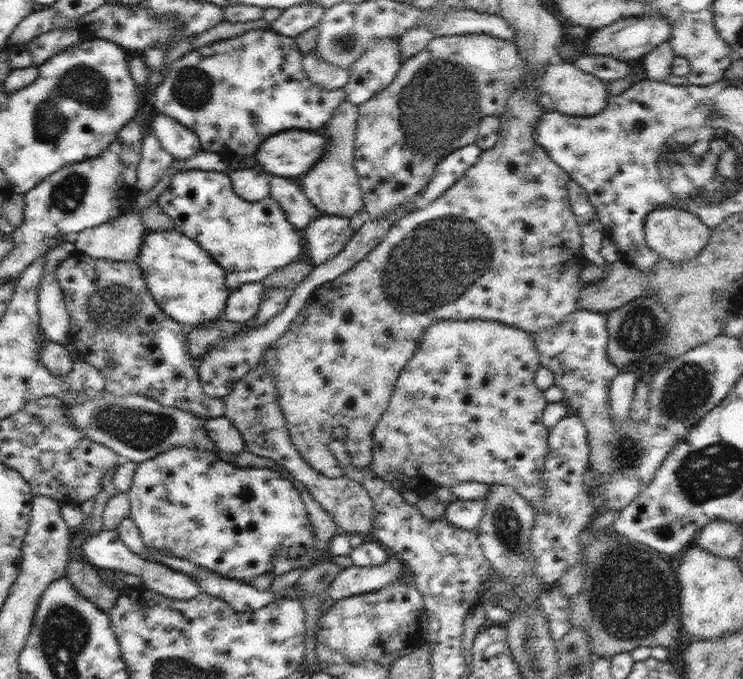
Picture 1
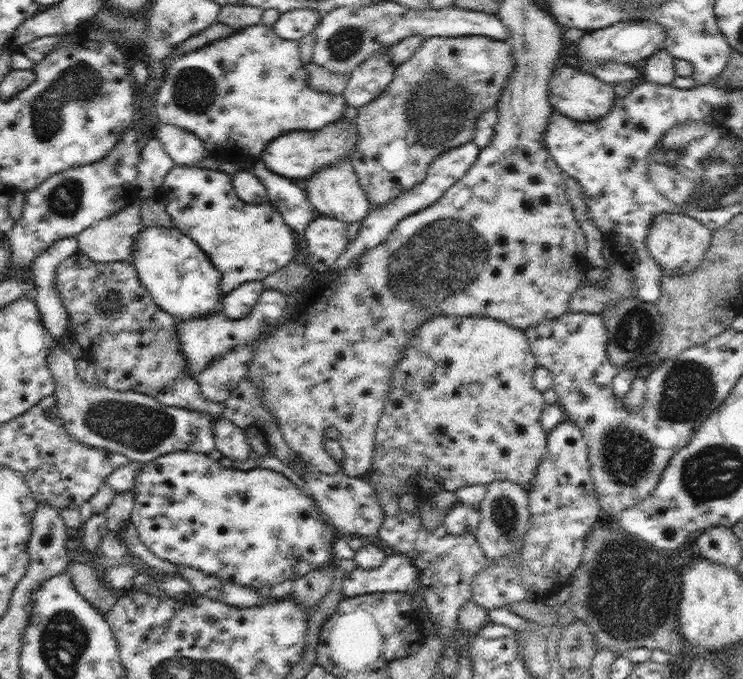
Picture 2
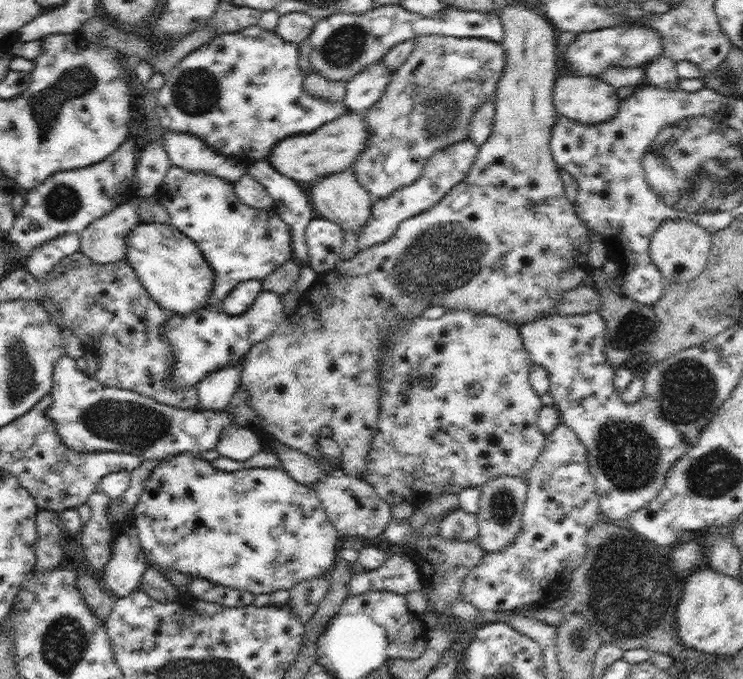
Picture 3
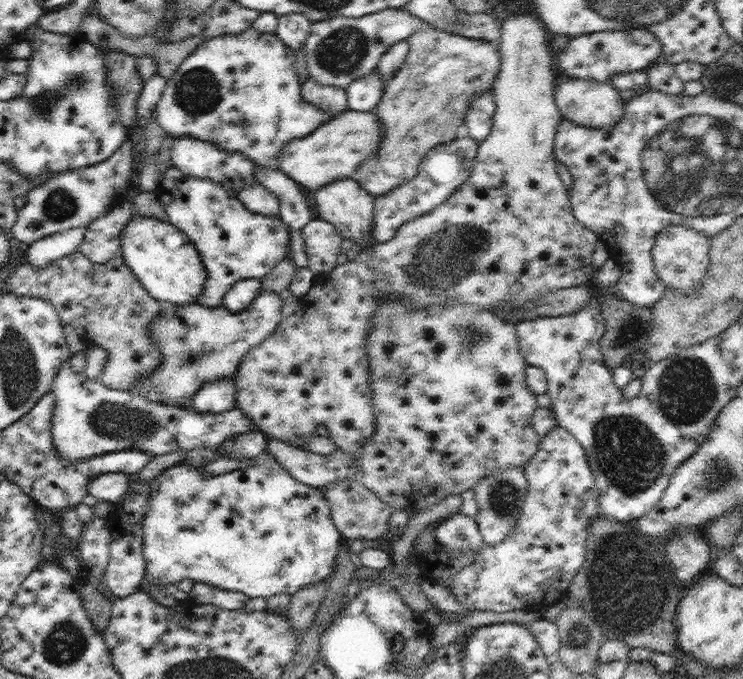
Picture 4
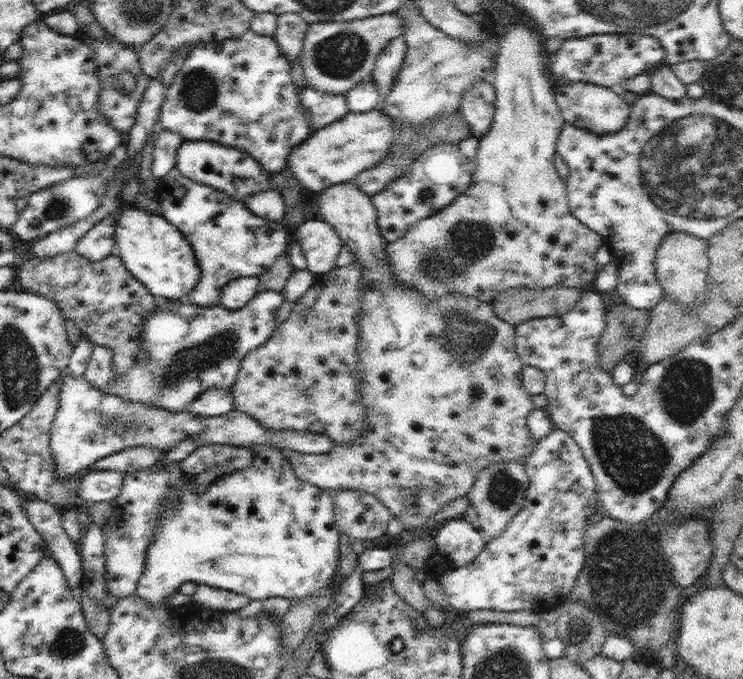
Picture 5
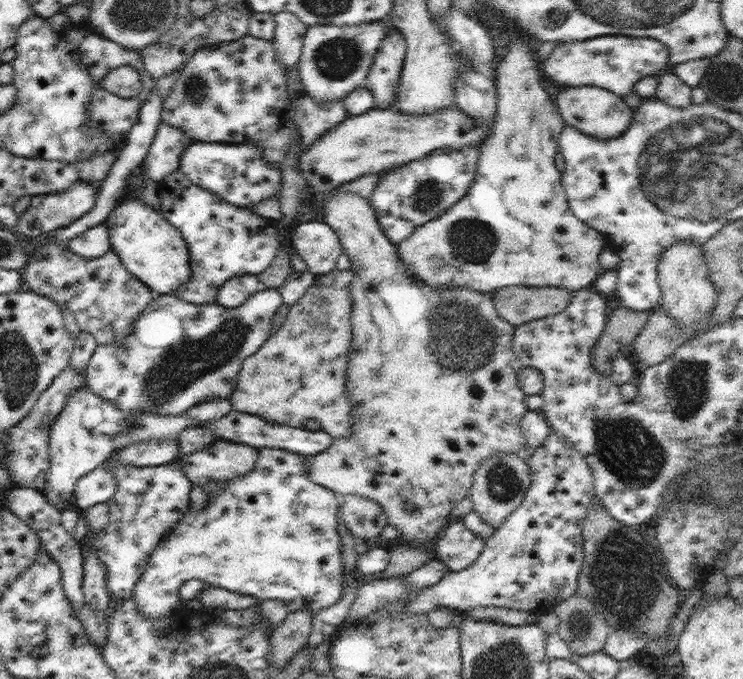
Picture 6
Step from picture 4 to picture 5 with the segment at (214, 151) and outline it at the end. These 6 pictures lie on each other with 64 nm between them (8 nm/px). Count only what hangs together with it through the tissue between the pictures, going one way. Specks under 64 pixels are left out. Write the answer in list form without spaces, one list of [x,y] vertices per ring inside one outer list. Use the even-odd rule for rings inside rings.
[[[184,139],[176,150],[176,169],[184,176],[216,187],[236,199],[246,200],[246,195],[256,191],[266,191],[270,187],[274,173],[261,169],[261,165],[248,152],[240,148],[230,148],[212,141]]]

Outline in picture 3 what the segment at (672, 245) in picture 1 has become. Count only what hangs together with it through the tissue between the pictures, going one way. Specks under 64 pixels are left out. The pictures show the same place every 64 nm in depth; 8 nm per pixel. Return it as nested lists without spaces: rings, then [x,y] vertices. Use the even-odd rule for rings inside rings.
[[[668,218],[660,223],[650,237],[650,258],[664,277],[667,284],[688,283],[698,277],[706,268],[708,255],[712,248],[710,231],[695,221],[684,218]]]

